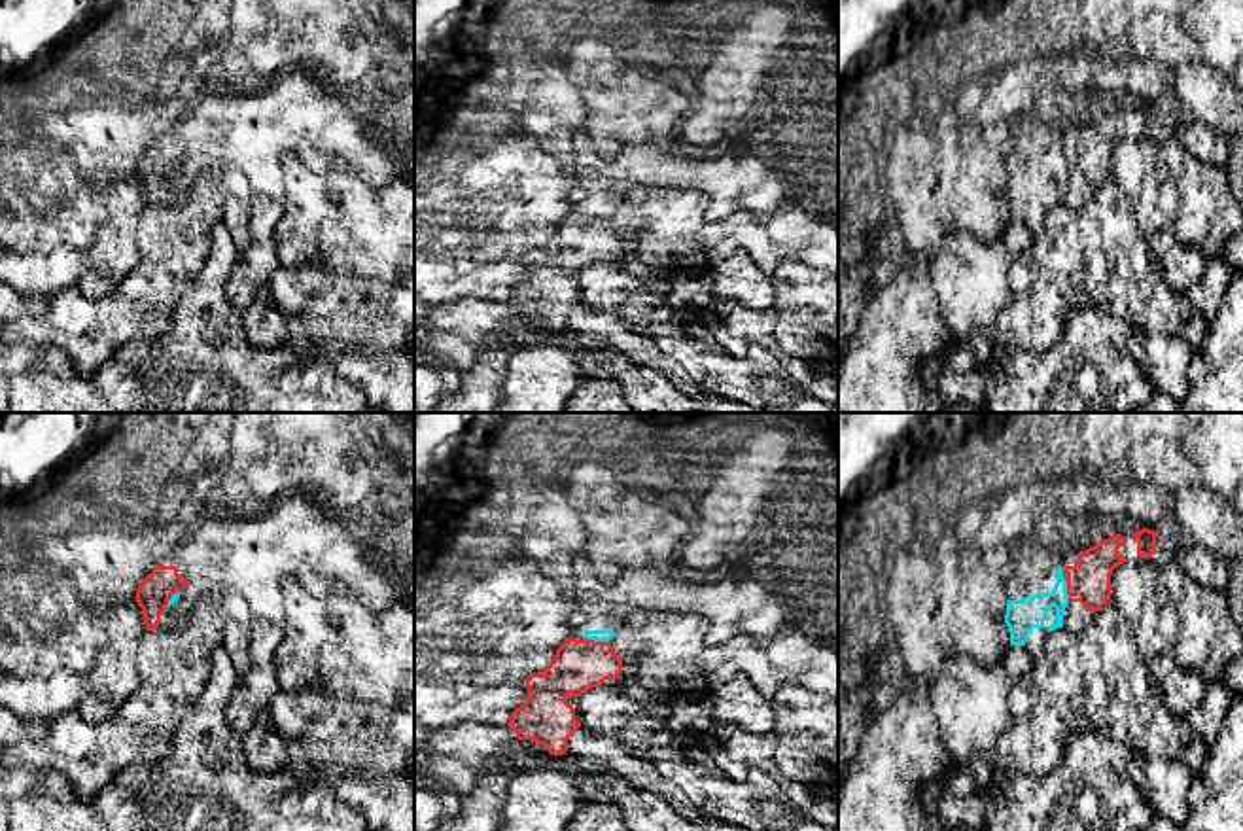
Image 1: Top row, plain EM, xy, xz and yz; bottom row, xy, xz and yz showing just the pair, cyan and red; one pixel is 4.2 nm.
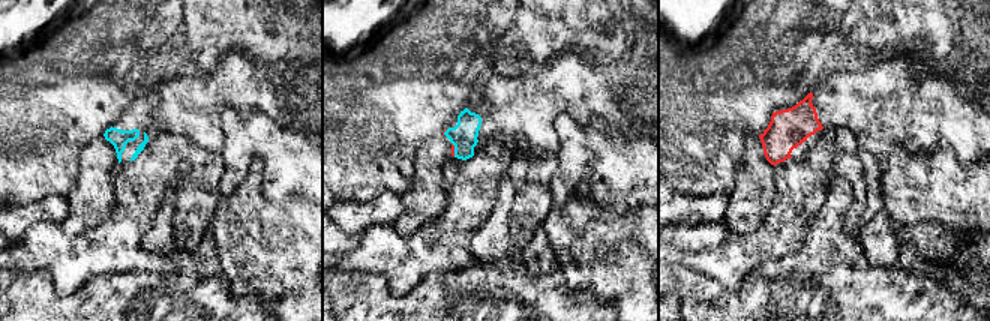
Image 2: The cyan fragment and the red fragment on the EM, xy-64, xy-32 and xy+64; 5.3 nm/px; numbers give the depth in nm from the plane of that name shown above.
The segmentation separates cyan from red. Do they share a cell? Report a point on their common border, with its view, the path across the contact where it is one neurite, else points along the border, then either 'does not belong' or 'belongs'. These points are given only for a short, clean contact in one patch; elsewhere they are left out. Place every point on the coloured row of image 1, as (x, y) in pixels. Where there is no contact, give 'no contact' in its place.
xz (596, 640) | along xz (585, 636), (608, 642) | does not belong

